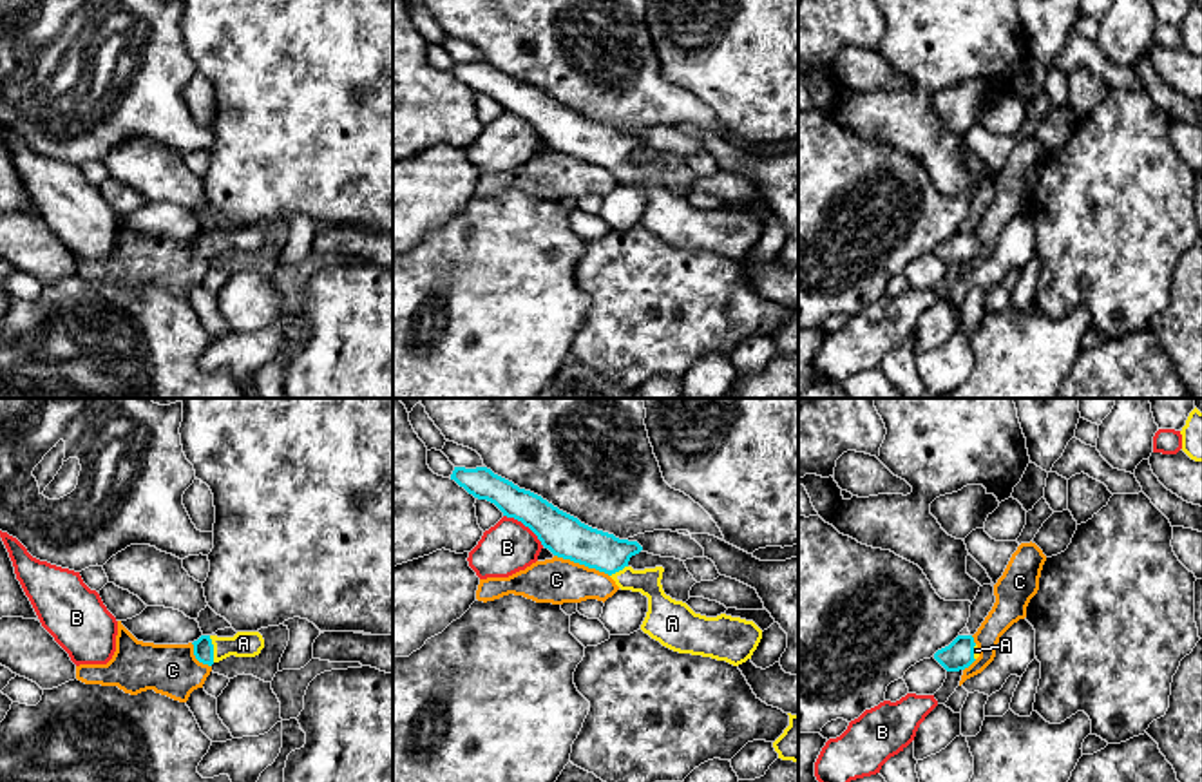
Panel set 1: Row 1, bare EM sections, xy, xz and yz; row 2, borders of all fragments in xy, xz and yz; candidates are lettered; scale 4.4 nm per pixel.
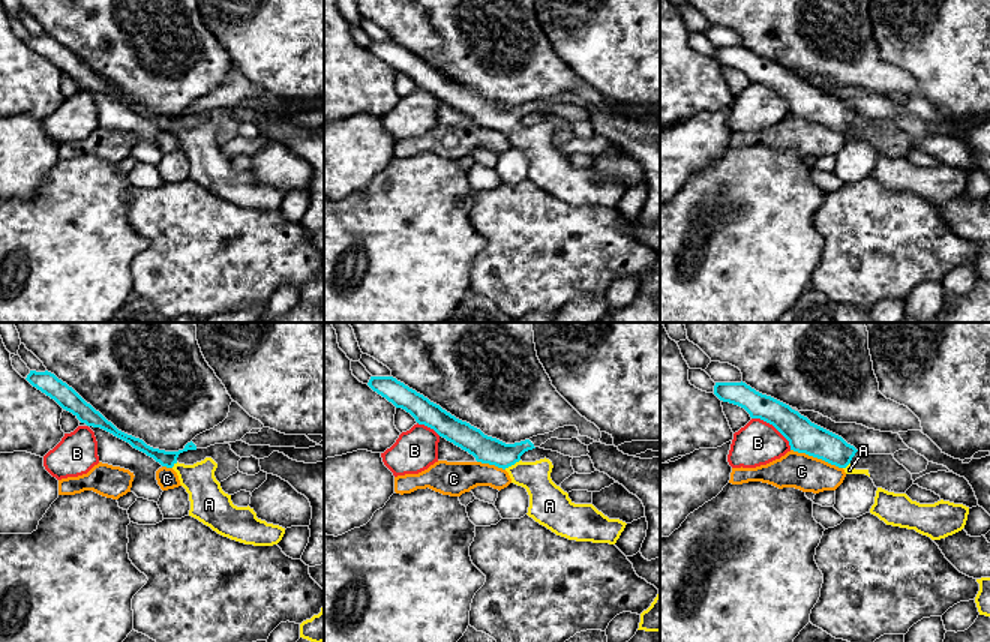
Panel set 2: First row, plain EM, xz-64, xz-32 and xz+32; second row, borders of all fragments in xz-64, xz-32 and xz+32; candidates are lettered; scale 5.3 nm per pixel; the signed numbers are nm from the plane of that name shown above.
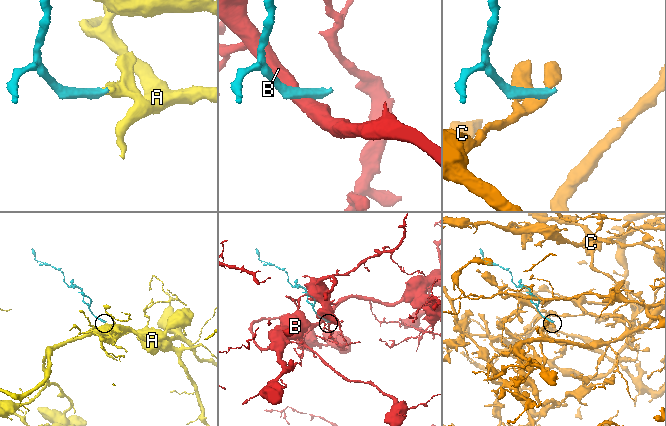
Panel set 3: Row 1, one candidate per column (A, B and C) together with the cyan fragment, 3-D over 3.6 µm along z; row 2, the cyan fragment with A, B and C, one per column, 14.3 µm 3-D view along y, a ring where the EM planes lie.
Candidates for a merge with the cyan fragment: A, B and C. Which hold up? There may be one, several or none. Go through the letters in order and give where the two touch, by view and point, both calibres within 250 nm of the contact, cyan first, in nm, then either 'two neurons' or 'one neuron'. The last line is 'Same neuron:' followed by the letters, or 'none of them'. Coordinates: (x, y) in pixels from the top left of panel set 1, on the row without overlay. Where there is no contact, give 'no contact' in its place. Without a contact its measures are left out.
A: xy (212, 243) | 90/110 nm | one neuron
B: xz (525, 120) | 190/240 nm | two neurons
C: xz (581, 158) | 190/200 nm | two neurons
Same neuron: A

